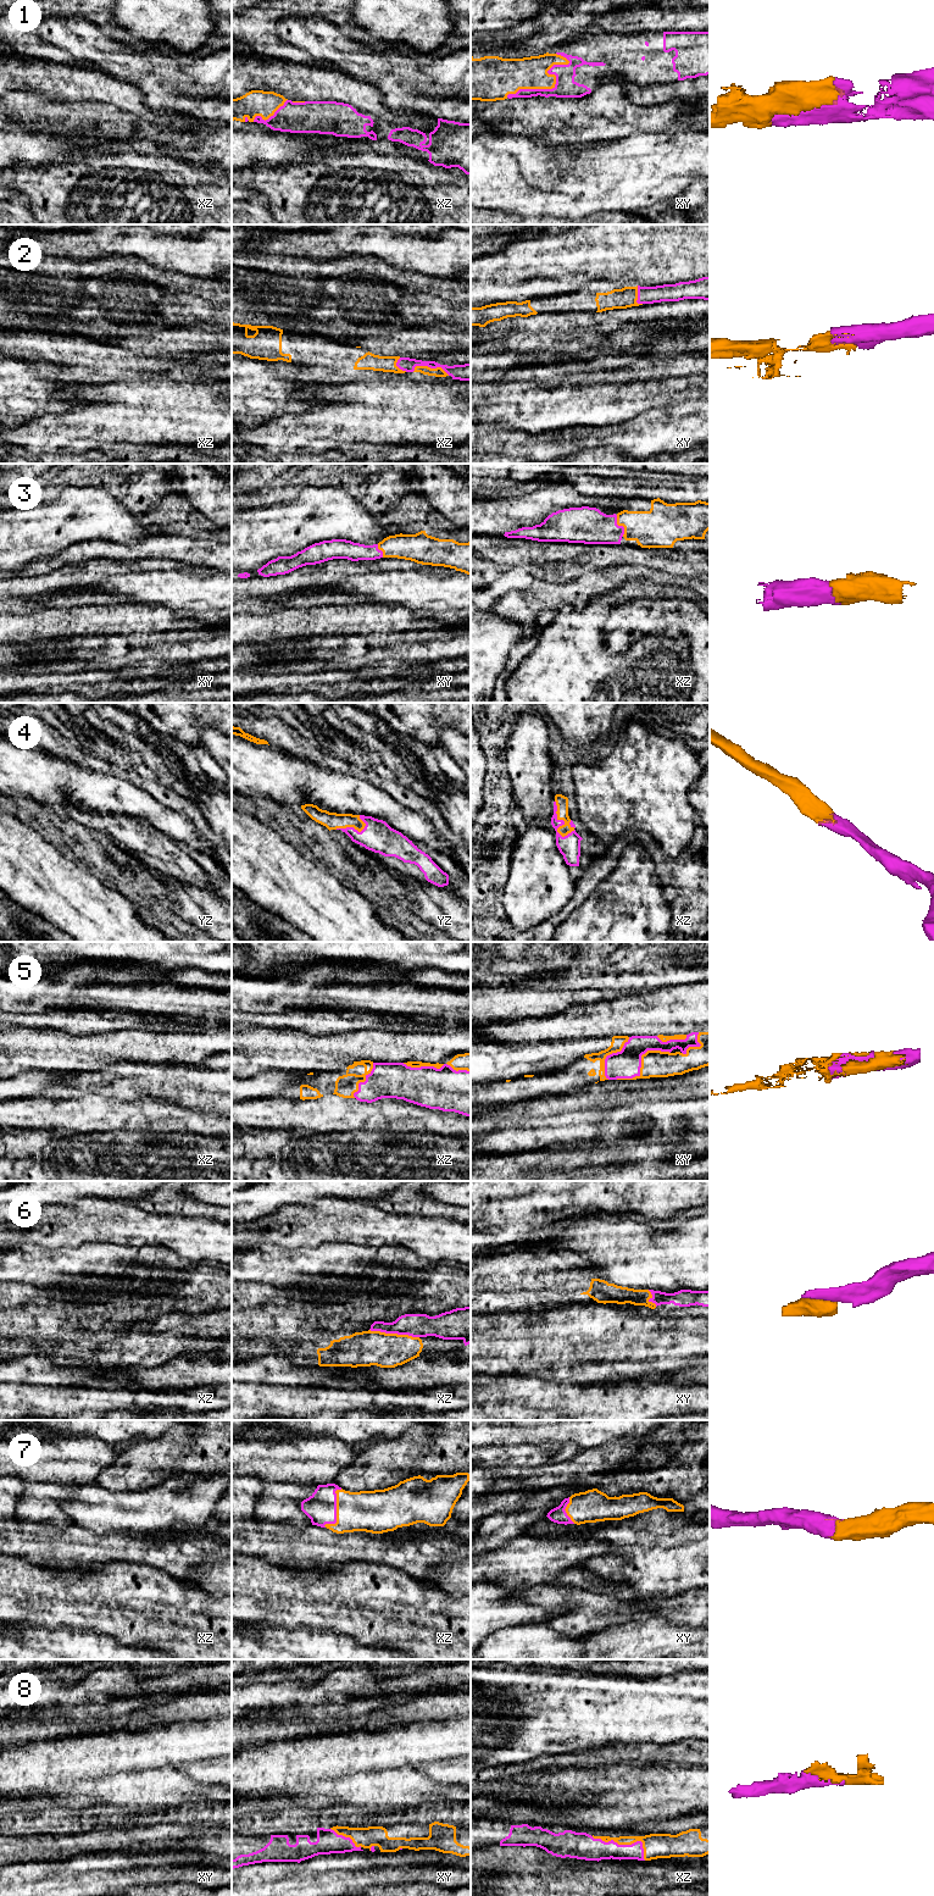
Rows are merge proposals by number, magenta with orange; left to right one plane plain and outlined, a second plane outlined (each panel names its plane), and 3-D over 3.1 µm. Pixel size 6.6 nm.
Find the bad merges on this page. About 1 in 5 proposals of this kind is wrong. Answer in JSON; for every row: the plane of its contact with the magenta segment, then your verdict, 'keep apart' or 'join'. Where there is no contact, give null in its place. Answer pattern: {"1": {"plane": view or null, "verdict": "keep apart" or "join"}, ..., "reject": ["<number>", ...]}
{"1": {"plane": "xy", "verdict": "join"}, "2": {"plane": "xz", "verdict": "join"}, "3": {"plane": "xz", "verdict": "join"}, "4": {"plane": "xz", "verdict": "join"}, "5": {"plane": "xy", "verdict": "join"}, "6": {"plane": "xz", "verdict": "join"}, "7": {"plane": "xz", "verdict": "join"}, "8": {"plane": "xz", "verdict": "join"}, "reject": []}

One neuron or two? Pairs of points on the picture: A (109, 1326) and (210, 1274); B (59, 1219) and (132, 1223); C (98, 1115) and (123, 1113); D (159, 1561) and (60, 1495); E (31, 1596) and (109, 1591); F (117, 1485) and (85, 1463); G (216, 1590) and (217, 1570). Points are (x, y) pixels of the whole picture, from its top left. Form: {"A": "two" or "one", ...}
{"A": "one", "B": "one", "C": "one", "D": "two", "E": "one", "F": "two", "G": "one"}

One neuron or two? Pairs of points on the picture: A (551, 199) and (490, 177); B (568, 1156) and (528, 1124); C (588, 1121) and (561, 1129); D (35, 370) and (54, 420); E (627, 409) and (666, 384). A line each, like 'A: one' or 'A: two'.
A: one
B: two
C: one
D: two
E: one

